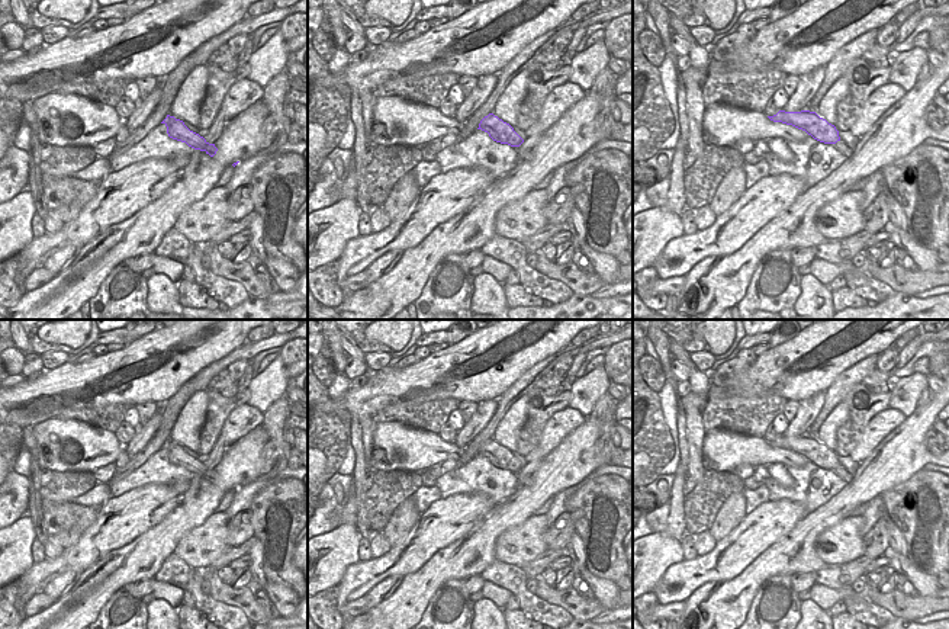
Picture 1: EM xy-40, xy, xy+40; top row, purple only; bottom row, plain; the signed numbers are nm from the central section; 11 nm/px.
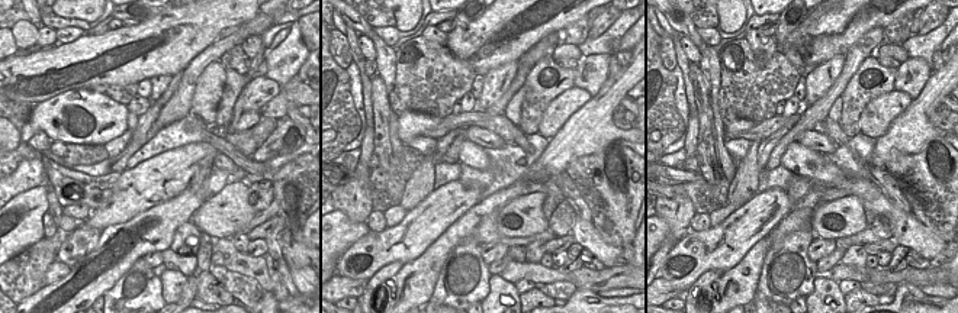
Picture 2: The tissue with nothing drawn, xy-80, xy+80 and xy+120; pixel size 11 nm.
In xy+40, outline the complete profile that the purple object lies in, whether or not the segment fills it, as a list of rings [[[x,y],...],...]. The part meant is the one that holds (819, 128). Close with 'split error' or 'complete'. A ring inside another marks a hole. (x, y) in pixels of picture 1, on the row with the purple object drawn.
[[[779,110],[776,115],[768,118],[773,122],[782,122],[802,129],[814,139],[824,144],[836,144],[837,141],[840,141],[839,131],[836,129],[836,126],[829,123],[826,119],[820,118],[816,112]]]; complete

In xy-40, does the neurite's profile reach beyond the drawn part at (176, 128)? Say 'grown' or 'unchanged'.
unchanged

